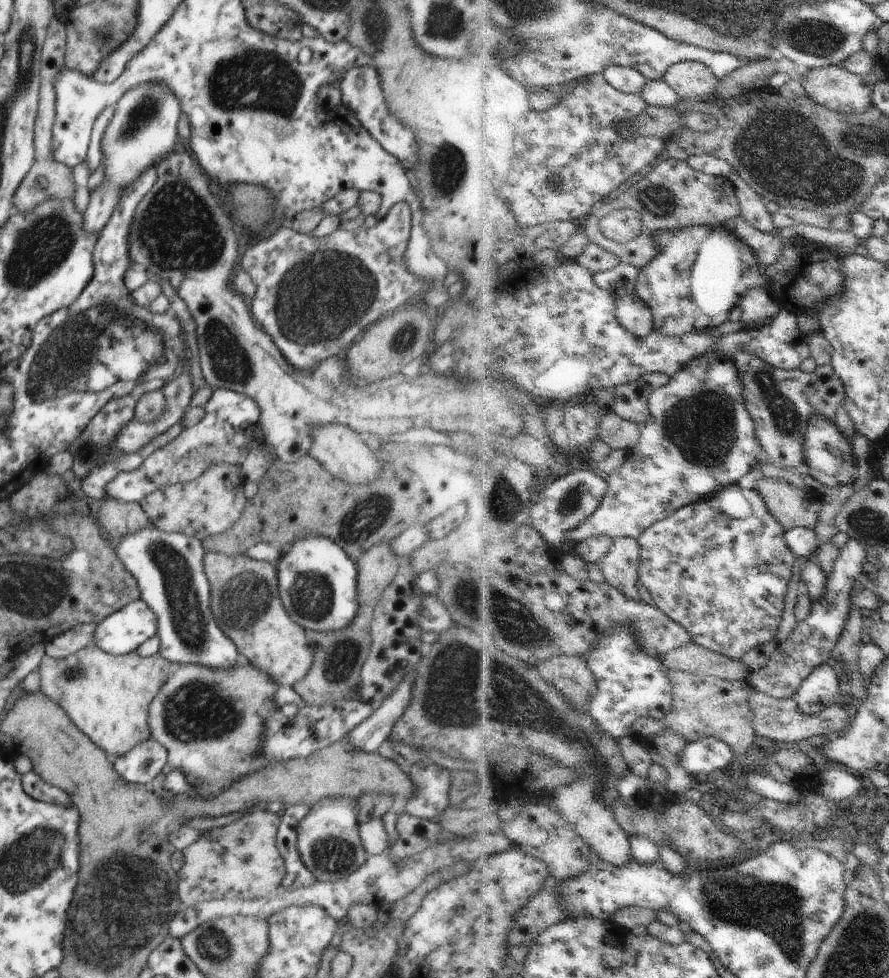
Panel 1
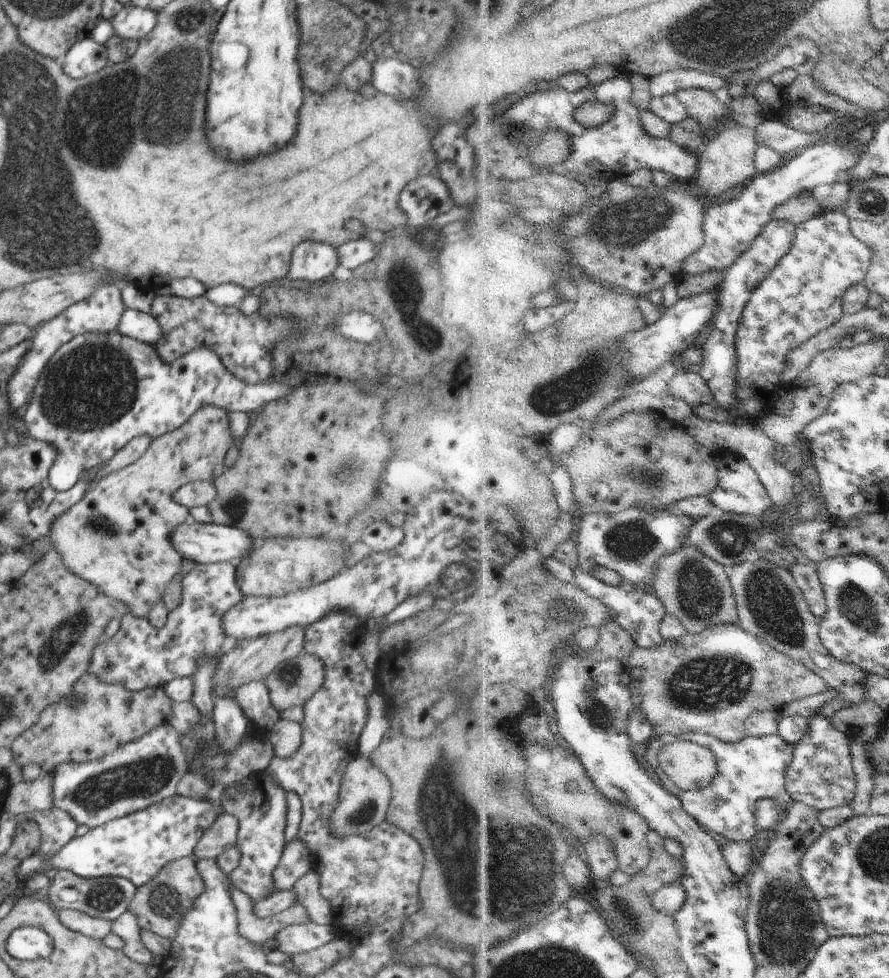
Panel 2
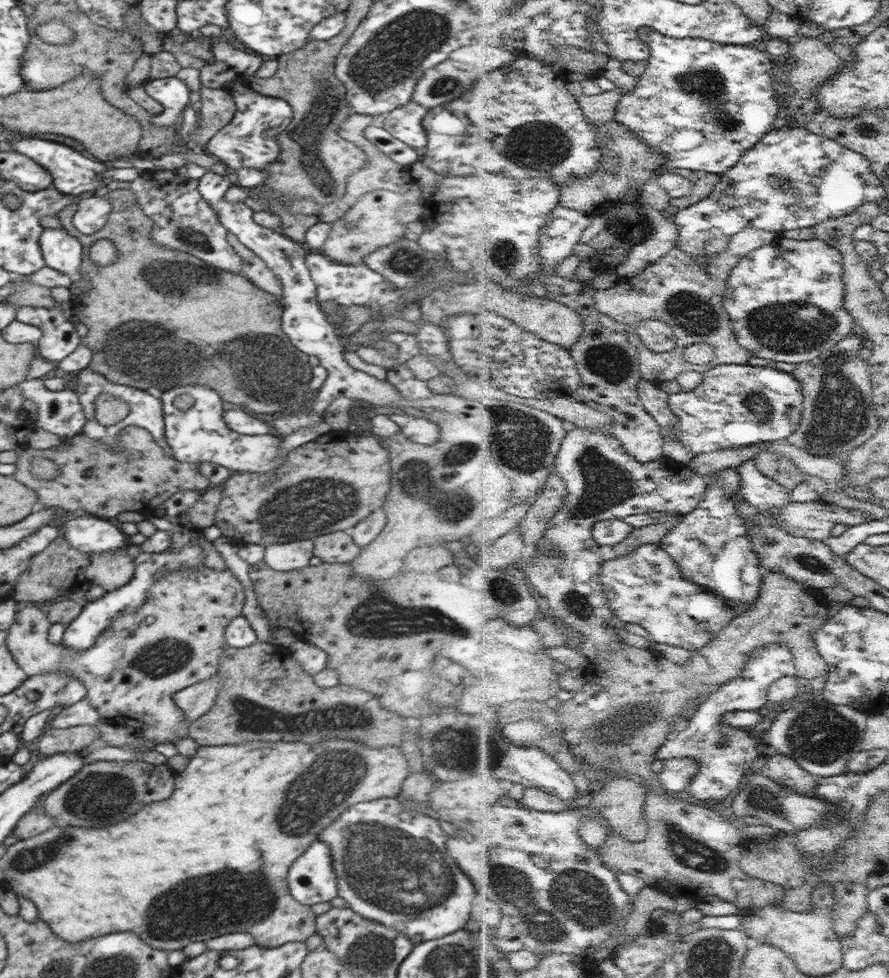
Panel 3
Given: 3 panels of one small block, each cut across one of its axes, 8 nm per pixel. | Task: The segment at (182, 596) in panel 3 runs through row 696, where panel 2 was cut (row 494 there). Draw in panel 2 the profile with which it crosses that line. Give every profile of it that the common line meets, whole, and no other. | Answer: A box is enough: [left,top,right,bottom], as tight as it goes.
[48,404,237,618]

